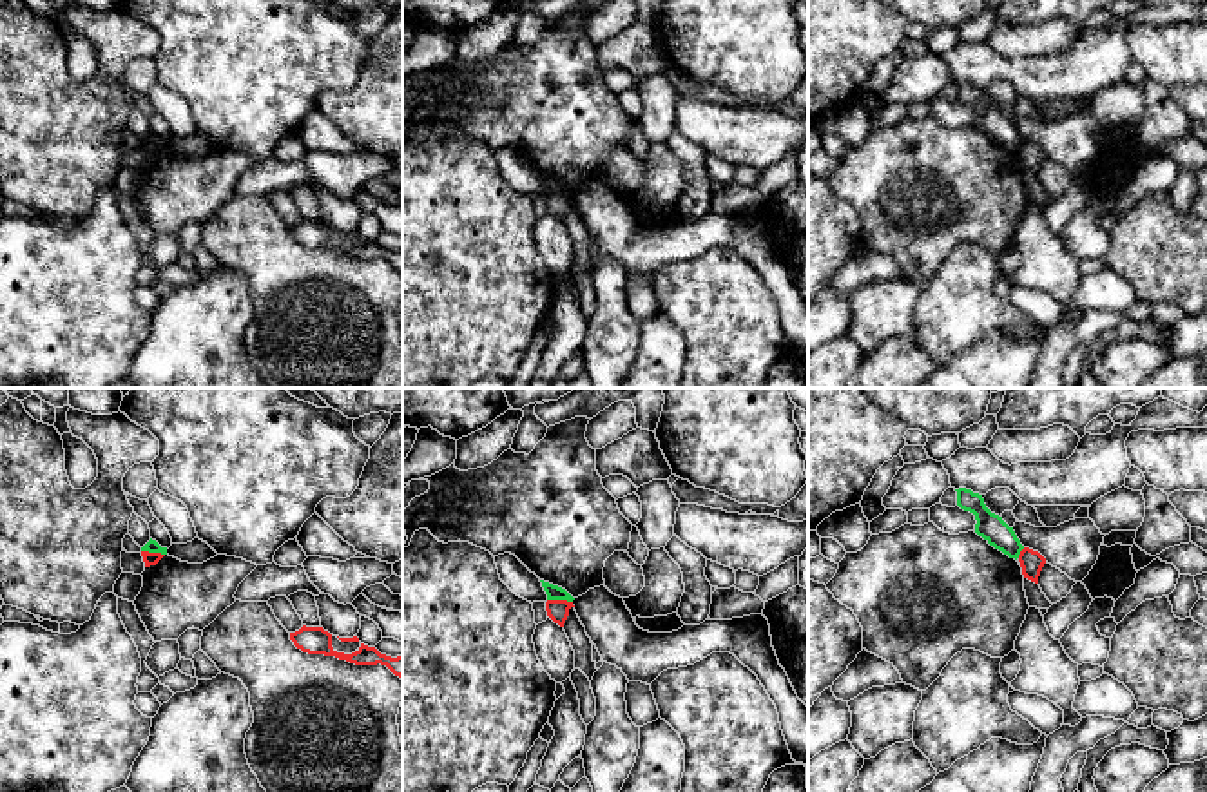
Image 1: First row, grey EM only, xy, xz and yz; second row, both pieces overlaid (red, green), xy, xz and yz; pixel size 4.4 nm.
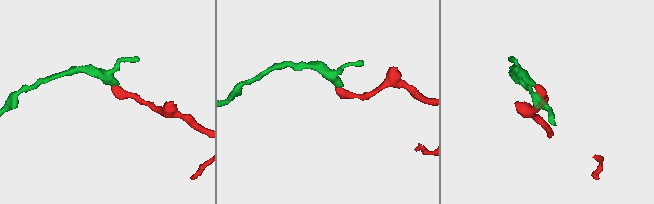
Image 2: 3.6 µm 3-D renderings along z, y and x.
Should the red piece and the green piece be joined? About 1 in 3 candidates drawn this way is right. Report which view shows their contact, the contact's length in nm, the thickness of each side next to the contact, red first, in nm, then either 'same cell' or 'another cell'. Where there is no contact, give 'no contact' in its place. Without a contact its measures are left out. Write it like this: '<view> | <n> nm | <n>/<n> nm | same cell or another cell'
xz | 110 nm | 100/60 nm | another cell

